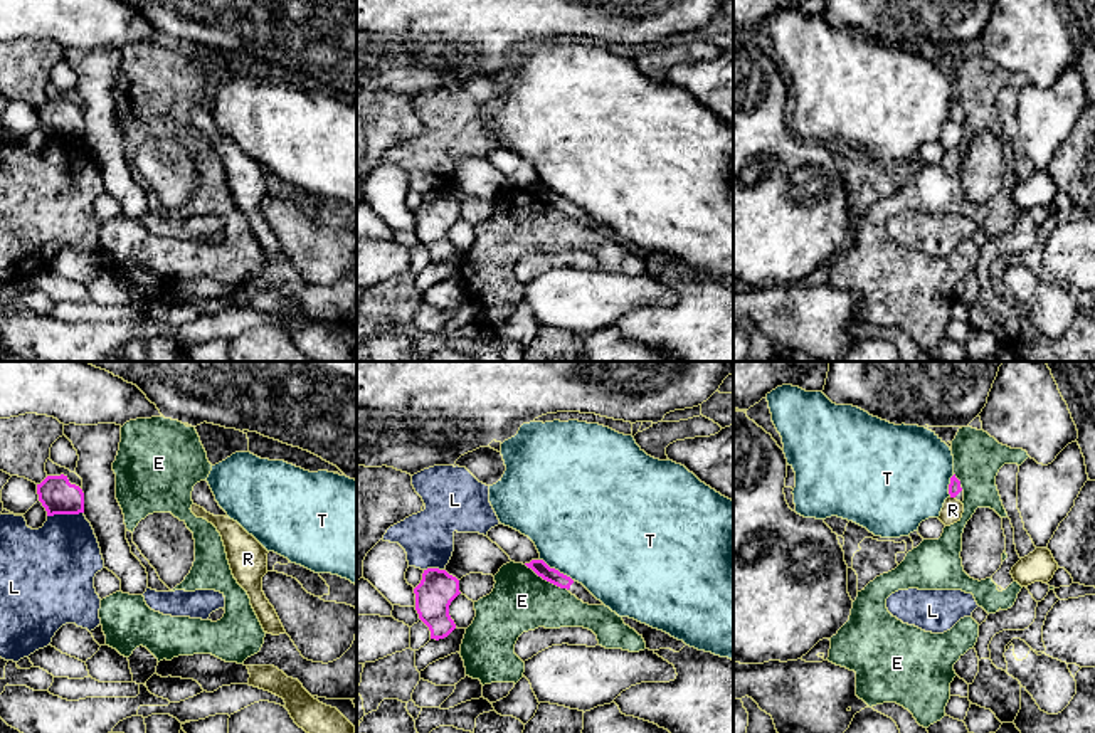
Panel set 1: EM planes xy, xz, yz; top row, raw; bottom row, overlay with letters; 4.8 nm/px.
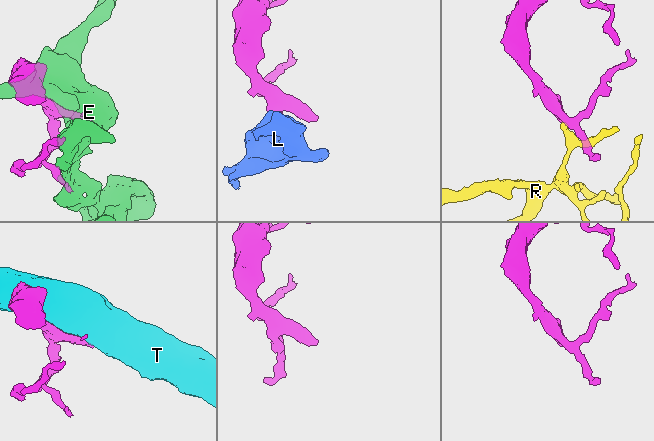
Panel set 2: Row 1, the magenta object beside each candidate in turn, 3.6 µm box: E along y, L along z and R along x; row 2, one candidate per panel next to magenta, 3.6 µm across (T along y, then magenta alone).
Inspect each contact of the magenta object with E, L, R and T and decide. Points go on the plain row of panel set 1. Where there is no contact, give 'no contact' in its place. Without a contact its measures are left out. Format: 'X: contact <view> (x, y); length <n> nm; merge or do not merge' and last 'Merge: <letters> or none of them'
E: contact xz (547, 204); length 240 nm; do not merge
L: contact xy (64, 137); length 180 nm; do not merge
R: contact yz (952, 120); length 30 nm; do not merge
T: contact xz (557, 194); length 190 nm; do not merge
Merge: none of them

